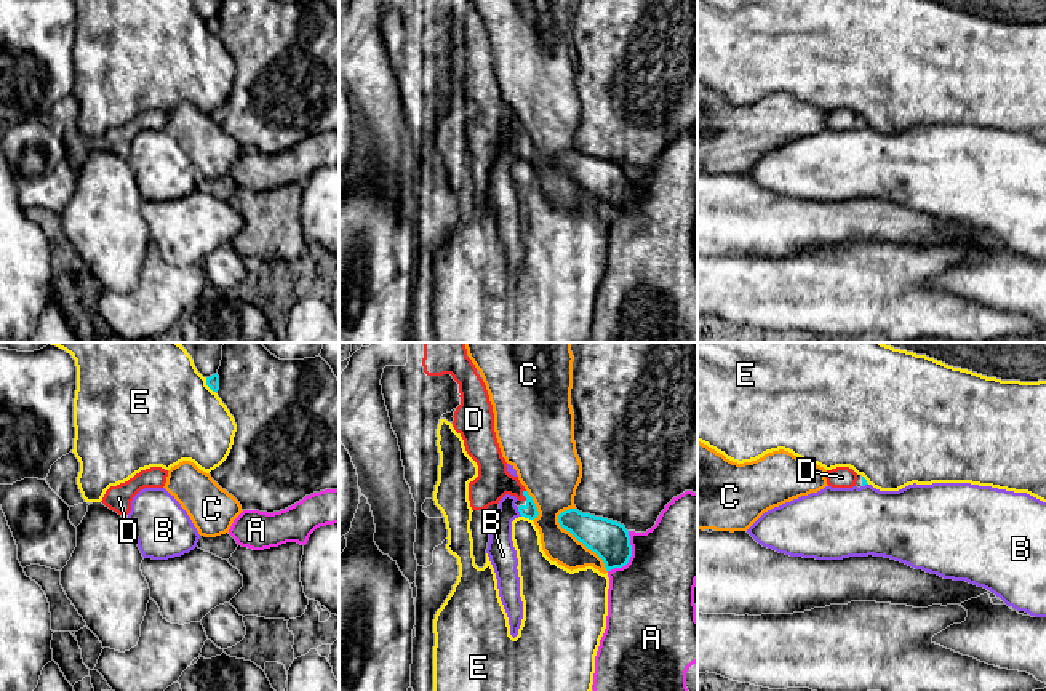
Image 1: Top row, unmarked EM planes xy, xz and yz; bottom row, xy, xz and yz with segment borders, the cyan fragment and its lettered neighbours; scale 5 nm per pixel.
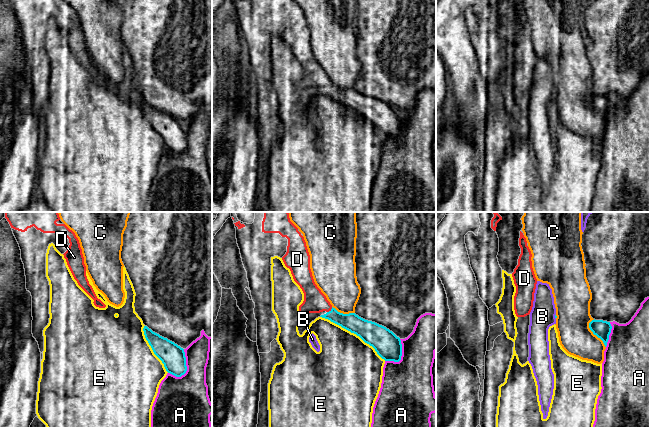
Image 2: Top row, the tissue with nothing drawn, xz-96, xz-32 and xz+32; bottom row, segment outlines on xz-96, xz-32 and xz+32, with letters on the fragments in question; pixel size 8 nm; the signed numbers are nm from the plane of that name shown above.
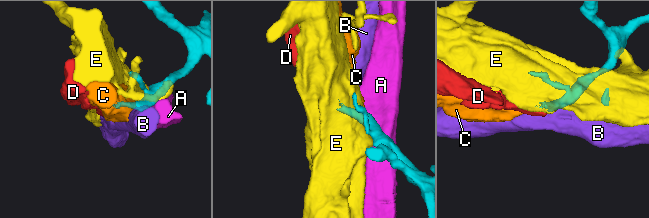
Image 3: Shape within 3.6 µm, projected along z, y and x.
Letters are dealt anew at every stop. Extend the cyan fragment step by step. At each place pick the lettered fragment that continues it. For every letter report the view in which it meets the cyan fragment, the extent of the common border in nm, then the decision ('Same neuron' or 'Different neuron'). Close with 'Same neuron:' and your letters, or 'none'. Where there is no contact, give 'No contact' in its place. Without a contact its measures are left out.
A: Touches cyan in xz. Shared border 240 nm. Different neuron
B: Touches cyan in xz. Shared border 50 nm. Different neuron
C: Touches cyan in xz. Shared border 380 nm. Different neuron
D: Touches cyan in xz. Shared border 60 nm. Same neuron
E: Touches cyan in xy. Shared border 90 nm. Different neuron
Same neuron: D

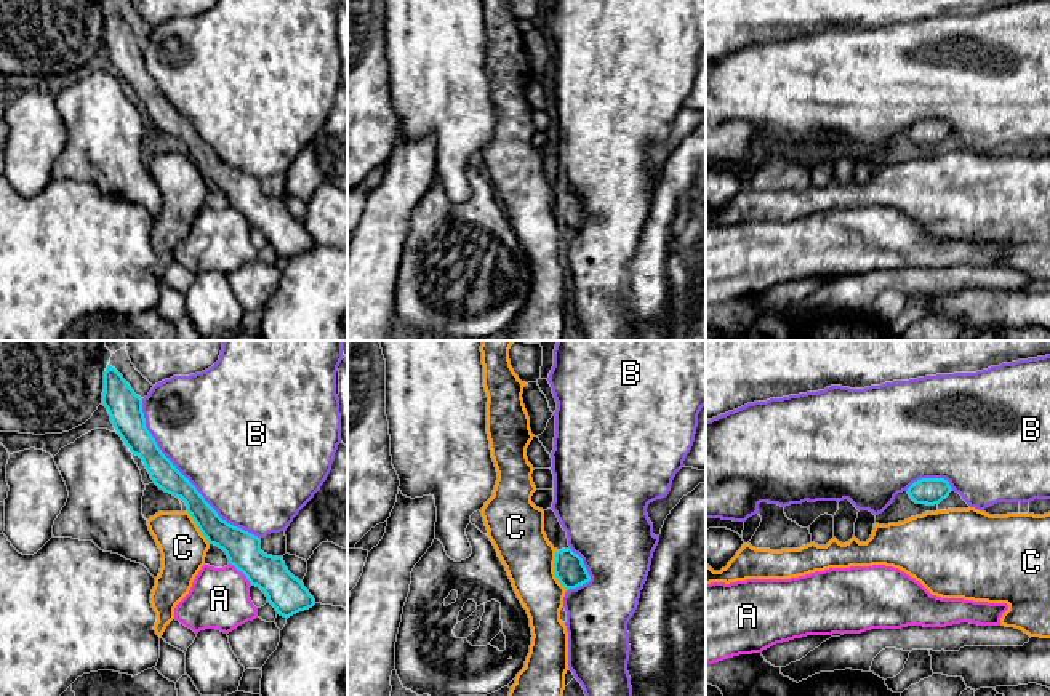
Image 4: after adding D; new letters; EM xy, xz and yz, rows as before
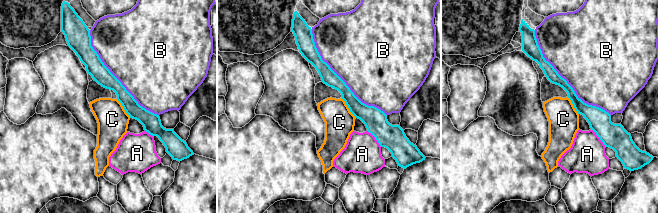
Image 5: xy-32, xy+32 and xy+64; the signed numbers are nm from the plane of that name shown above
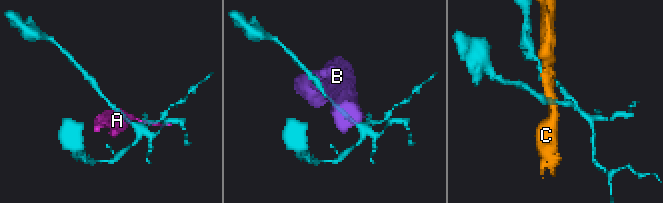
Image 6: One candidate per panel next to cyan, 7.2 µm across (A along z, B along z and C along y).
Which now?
A: Touches cyan in xy. Shared border 170 nm. Different neuron
B: Touches cyan in xy. Shared border 900 nm. Different neuron
C: Touches cyan in xz. Shared border 200 nm. Different neuron
Same neuron: none

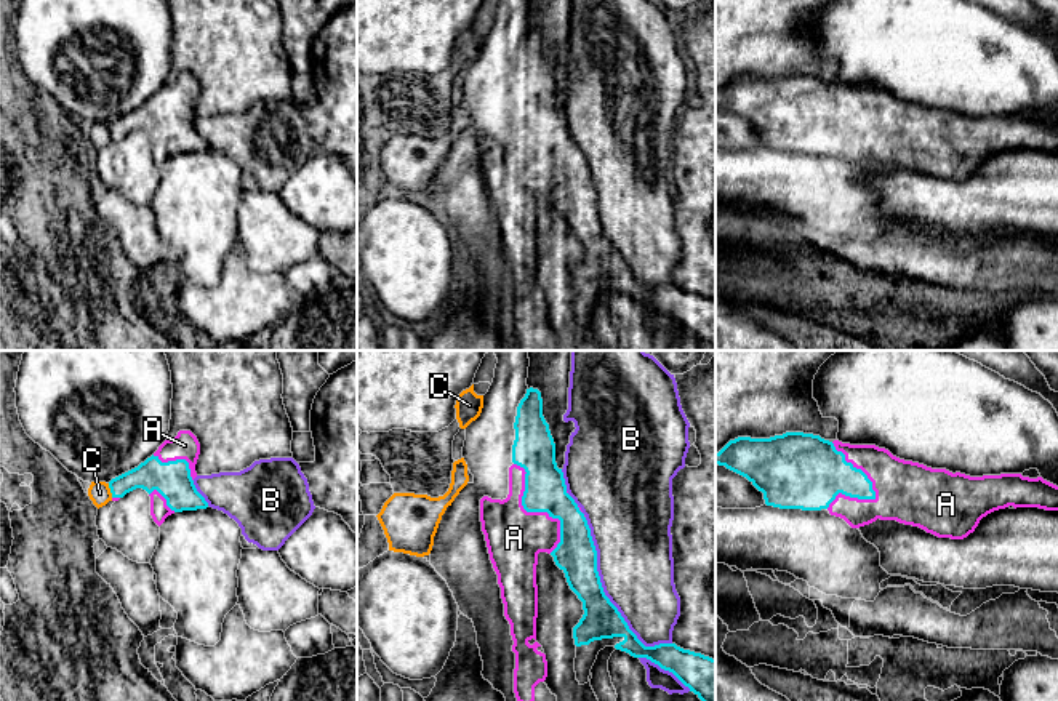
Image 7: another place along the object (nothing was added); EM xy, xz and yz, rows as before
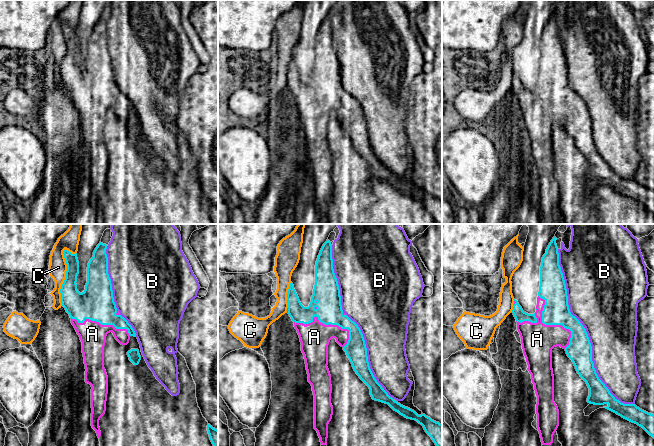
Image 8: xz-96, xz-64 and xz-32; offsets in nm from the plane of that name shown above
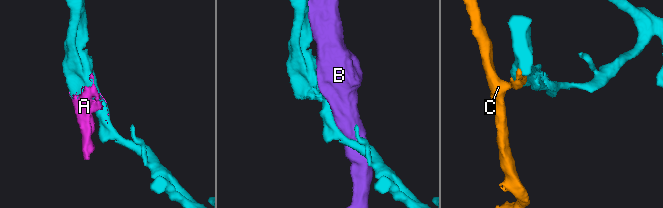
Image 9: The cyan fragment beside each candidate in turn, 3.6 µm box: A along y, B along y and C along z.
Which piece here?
A: Touches cyan in xz. Shared border 500 nm. Same neuron
B: Touches cyan in xz. Shared border 750 nm. Different neuron
C: Touches cyan in xy. Shared border 80 nm. Different neuron
Same neuron: A

